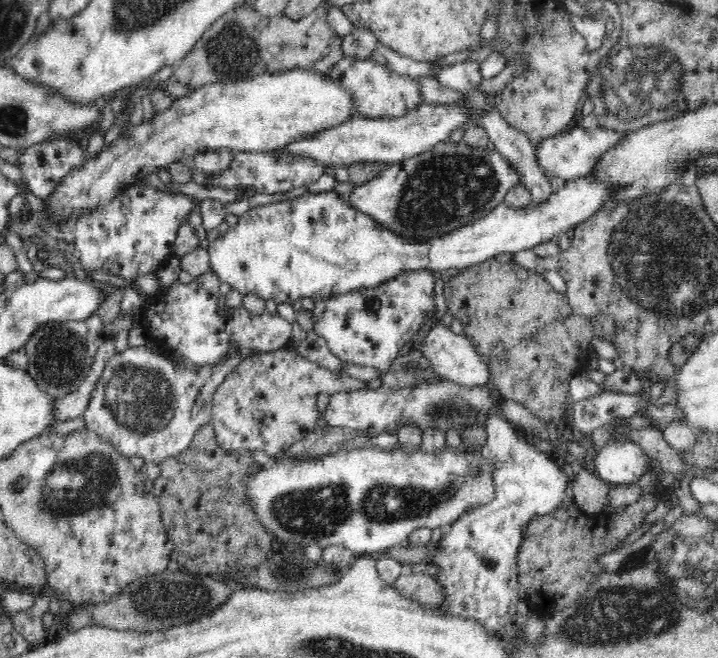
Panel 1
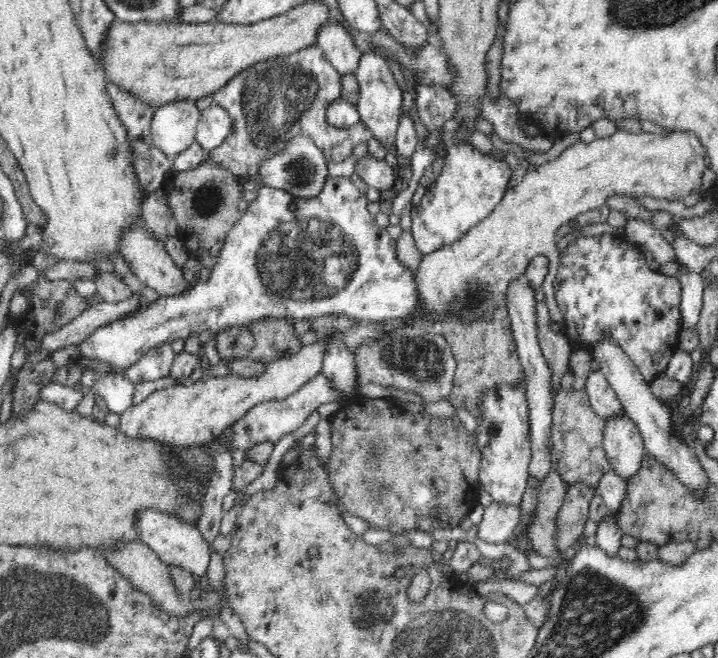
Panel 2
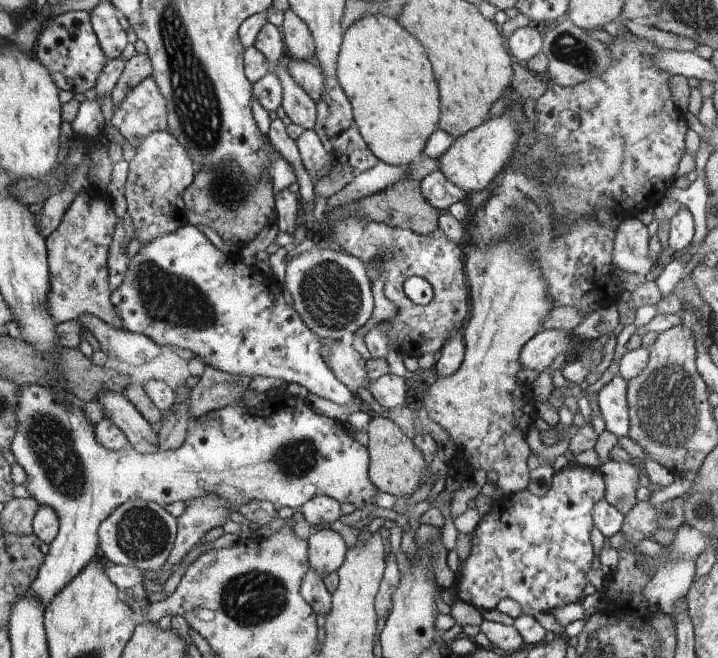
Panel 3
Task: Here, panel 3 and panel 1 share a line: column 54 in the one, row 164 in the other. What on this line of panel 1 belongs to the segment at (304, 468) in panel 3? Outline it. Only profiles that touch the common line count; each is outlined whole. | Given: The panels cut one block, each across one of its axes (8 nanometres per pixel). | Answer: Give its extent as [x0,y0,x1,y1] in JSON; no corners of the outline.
[350,124,632,242]

